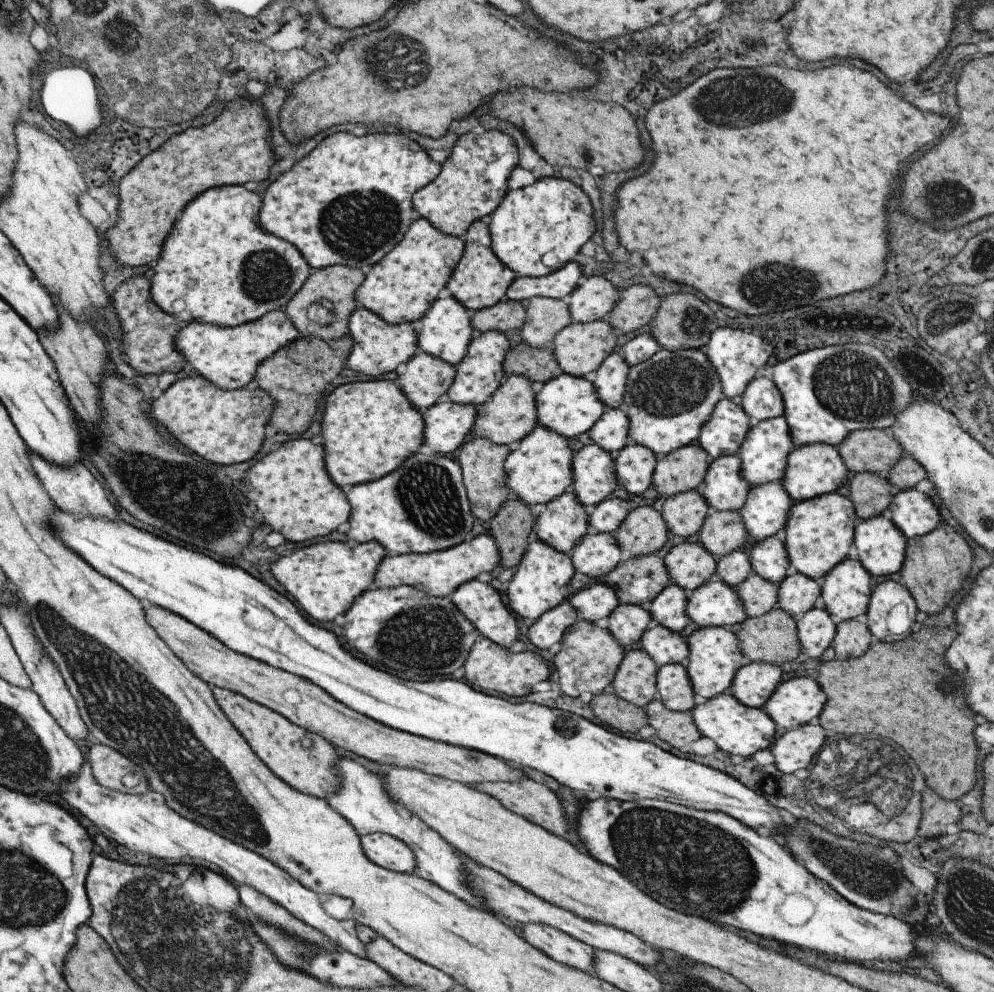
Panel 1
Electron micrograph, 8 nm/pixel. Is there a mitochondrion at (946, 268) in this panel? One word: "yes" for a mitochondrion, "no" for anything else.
no

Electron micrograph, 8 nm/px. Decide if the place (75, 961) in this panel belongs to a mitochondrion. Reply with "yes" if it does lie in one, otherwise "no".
no

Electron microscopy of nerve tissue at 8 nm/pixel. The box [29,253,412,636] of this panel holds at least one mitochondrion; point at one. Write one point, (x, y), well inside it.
(174, 493)

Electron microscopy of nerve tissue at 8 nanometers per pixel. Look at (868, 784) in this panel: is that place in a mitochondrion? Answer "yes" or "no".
yes

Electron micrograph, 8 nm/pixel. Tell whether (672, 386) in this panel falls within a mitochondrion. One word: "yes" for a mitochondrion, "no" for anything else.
yes

